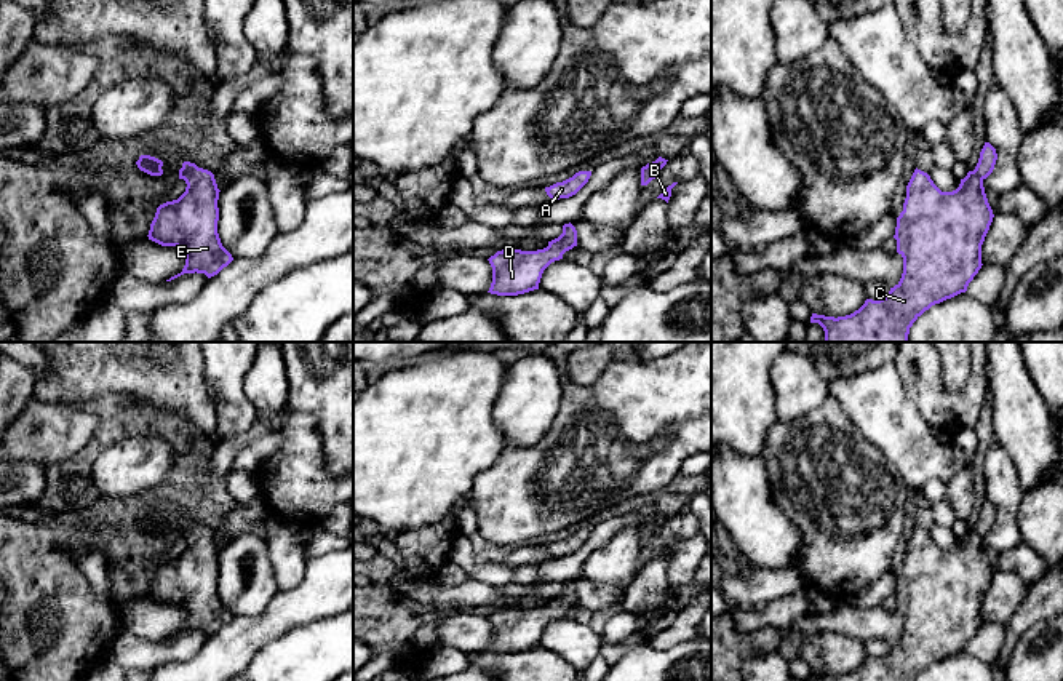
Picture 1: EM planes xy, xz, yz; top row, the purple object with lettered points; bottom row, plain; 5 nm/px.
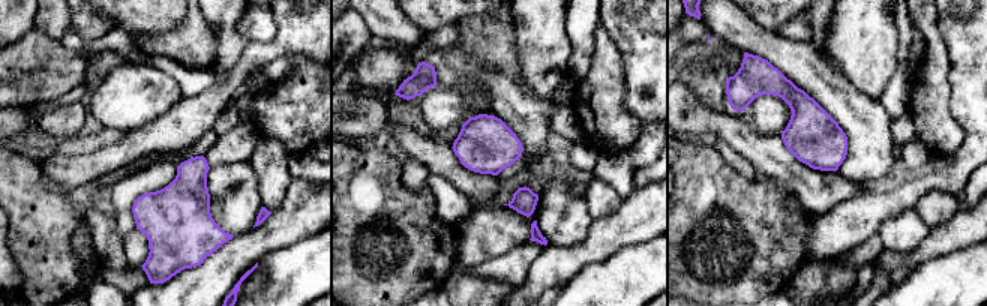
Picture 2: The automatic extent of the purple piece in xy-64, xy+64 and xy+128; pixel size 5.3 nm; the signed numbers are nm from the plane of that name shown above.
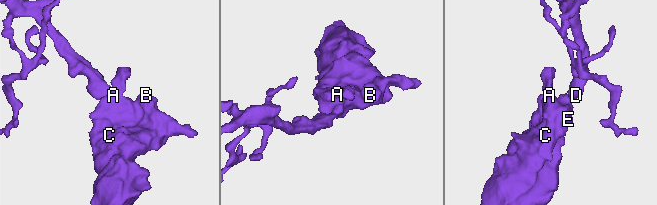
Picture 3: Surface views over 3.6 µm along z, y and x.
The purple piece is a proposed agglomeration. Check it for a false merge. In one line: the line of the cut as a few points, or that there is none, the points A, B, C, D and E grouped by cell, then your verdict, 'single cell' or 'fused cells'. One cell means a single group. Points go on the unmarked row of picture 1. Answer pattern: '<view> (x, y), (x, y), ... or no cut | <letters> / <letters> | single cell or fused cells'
no cut | A B C D E | single cell

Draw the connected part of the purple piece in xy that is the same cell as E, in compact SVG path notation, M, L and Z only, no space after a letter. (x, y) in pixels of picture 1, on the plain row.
M190 520L182 521L179 537L185 539L185 550L157 566L147 595L161 604L177 604L185 611L182 630L166 639L195 630L211 636L233 619L217 591L221 548L211 529Z

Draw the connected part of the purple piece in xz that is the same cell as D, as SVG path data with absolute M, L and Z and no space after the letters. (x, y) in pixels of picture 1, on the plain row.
M569 580L563 591L537 609L502 607L488 619L492 625L492 641L488 651L497 654L518 654L539 647L543 628L563 612L577 604L577 588Z

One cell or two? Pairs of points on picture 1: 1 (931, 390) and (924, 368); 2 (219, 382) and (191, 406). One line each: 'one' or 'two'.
1: one
2: two

